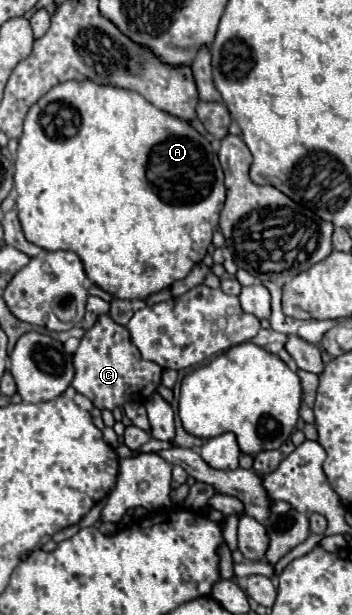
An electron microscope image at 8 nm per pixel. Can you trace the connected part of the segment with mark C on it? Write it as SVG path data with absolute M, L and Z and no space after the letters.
M100 315L94 327L90 327L80 339L80 347L72 357L76 375L72 387L86 395L98 409L122 407L128 401L144 403L150 395L156 393L160 385L162 367L144 359L140 351L130 341L130 331L124 325L118 325L110 315Z

